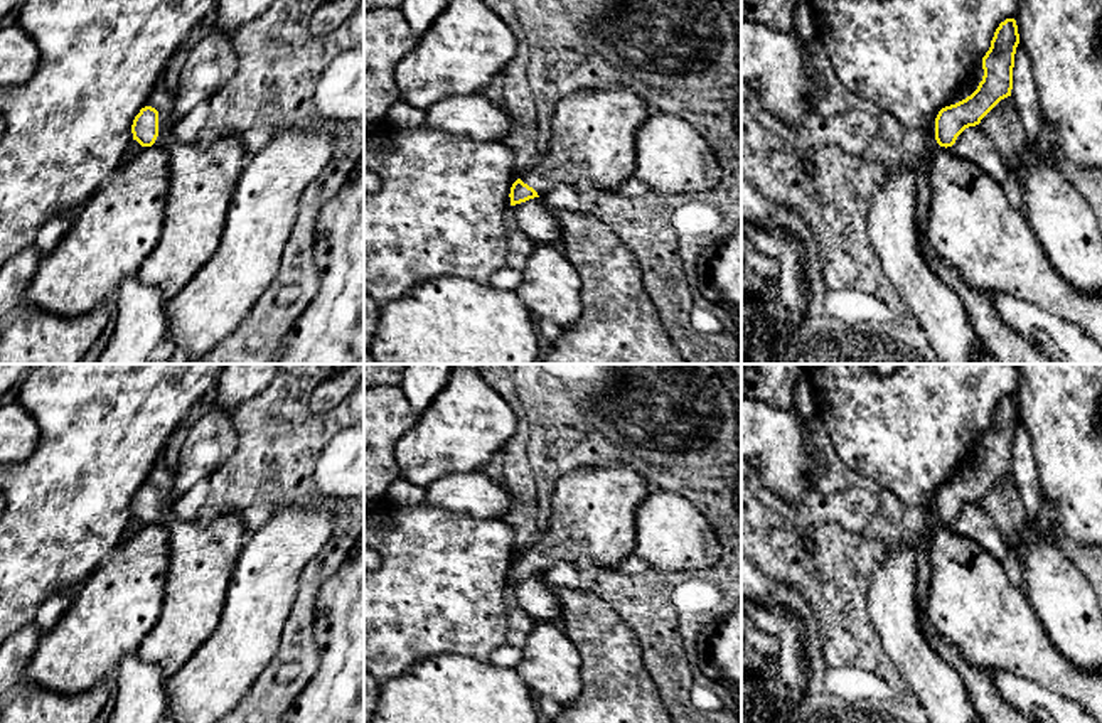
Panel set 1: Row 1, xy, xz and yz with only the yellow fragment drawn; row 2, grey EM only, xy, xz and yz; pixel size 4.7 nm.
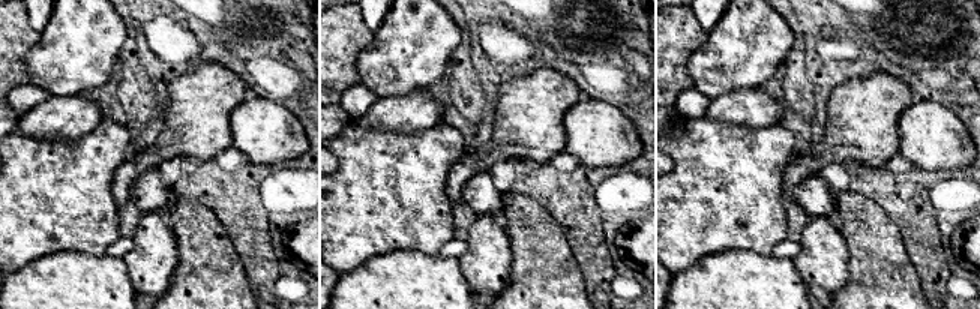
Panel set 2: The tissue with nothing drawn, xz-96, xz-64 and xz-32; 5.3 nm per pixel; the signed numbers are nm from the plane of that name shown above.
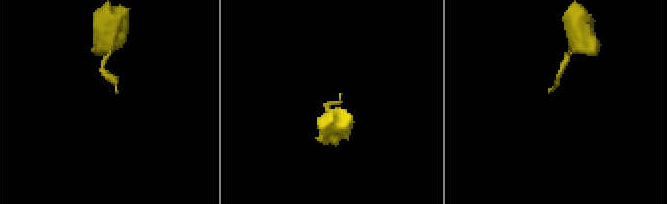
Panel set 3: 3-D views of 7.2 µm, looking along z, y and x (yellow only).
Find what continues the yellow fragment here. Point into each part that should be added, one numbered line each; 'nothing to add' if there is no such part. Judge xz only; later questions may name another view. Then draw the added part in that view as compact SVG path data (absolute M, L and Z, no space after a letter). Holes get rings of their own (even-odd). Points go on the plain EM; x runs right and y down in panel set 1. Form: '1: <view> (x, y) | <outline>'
1: xz (592, 519) | M632 463L570 470L554 484L548 529L519 556L539 575L558 563L618 568L634 553L635 512L649 494Z

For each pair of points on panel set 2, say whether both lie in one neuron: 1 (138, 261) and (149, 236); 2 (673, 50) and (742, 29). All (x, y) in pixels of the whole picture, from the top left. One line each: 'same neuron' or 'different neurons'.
1: same neuron
2: different neurons

